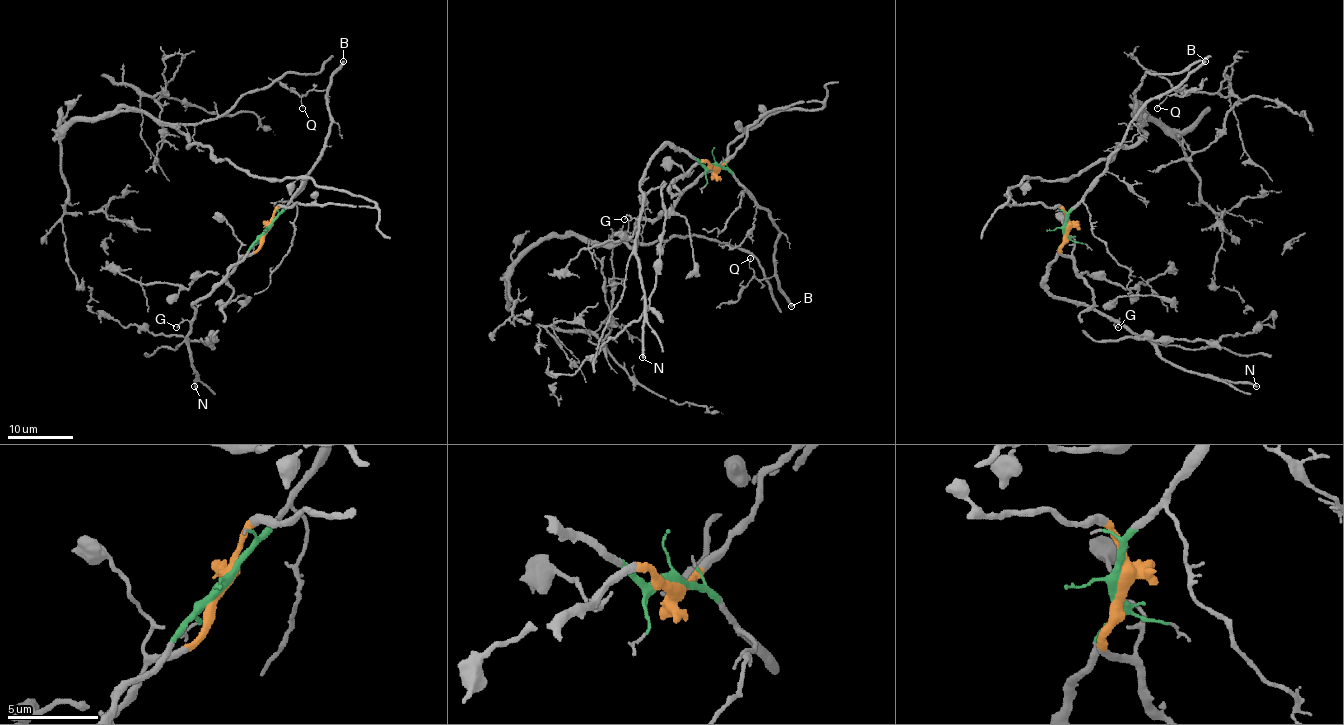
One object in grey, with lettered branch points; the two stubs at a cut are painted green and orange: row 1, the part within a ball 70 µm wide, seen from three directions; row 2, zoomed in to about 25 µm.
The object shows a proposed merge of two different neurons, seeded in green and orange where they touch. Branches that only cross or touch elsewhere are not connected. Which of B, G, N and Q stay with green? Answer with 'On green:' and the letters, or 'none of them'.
On green: B, G, N, Q

